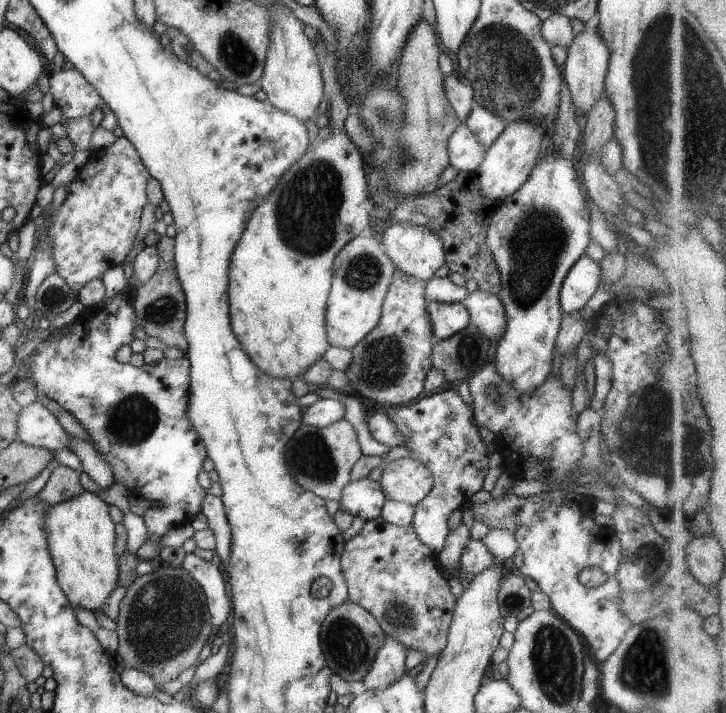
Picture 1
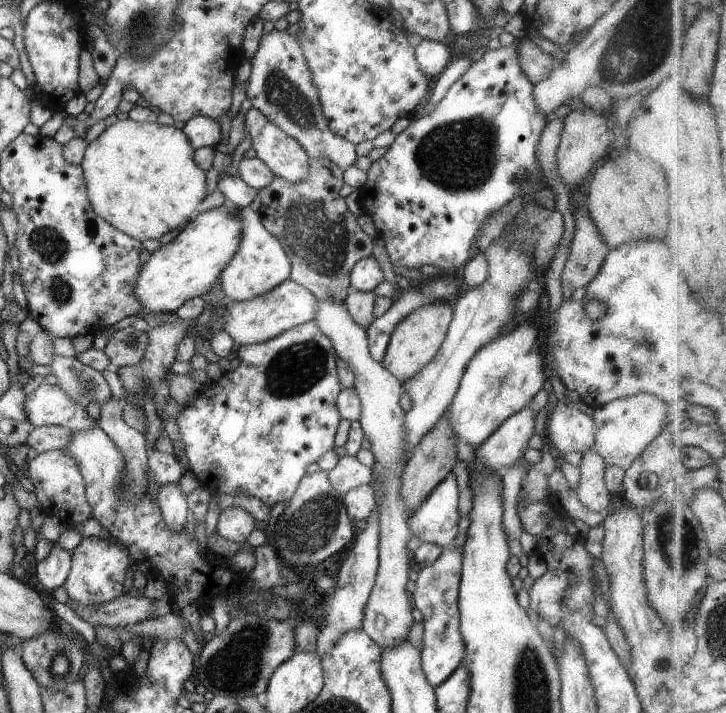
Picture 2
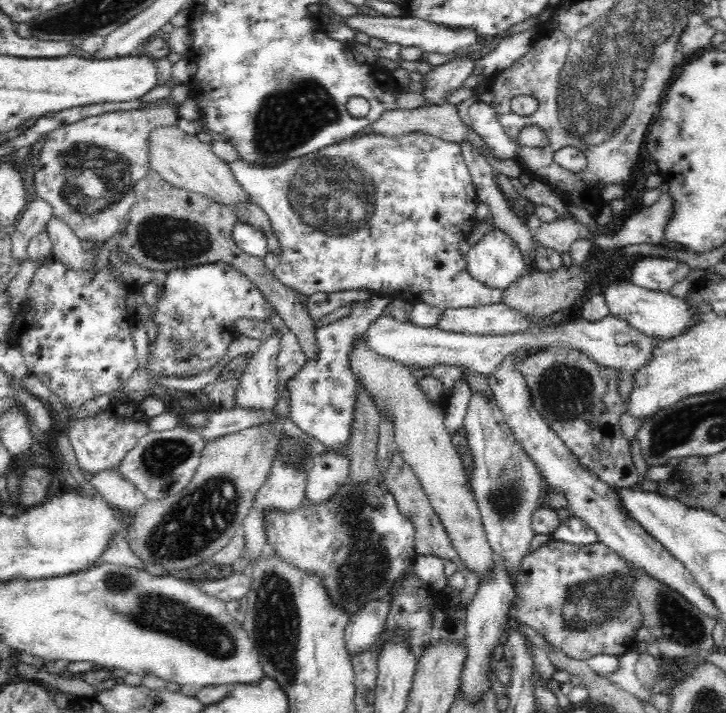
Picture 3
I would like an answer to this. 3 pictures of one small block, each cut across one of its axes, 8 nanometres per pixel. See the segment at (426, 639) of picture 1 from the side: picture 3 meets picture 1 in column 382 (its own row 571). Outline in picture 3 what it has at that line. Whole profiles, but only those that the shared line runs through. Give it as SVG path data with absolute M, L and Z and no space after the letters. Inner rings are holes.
M552 538L522 559L516 579L515 605L509 616L537 630L556 649L576 660L588 660L596 655L620 656L636 648L638 630L644 626L644 615L633 593L634 581L630 565L606 545L598 542L576 546Z

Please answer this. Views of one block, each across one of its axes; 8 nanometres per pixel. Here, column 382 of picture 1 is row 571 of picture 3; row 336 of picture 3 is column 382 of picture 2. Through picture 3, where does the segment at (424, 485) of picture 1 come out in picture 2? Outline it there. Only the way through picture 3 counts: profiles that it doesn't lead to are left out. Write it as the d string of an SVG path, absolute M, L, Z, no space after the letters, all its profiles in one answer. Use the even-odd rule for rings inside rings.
M433 302L415 308L395 324L380 364L401 383L405 382L409 376L419 372L435 356L435 352L439 350L441 342L445 339L451 318L451 303Z

